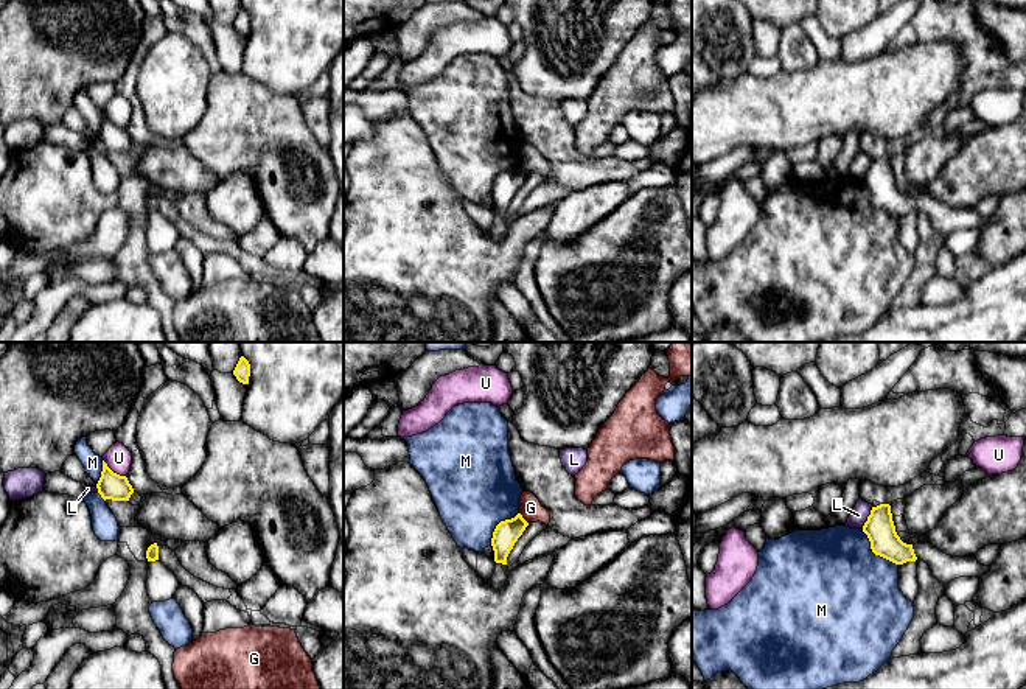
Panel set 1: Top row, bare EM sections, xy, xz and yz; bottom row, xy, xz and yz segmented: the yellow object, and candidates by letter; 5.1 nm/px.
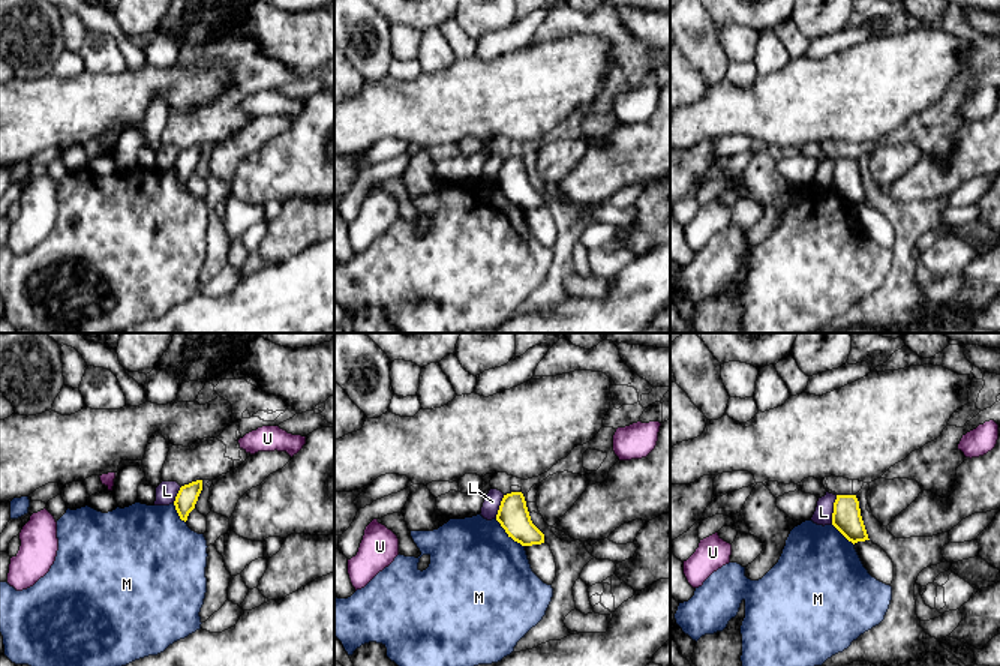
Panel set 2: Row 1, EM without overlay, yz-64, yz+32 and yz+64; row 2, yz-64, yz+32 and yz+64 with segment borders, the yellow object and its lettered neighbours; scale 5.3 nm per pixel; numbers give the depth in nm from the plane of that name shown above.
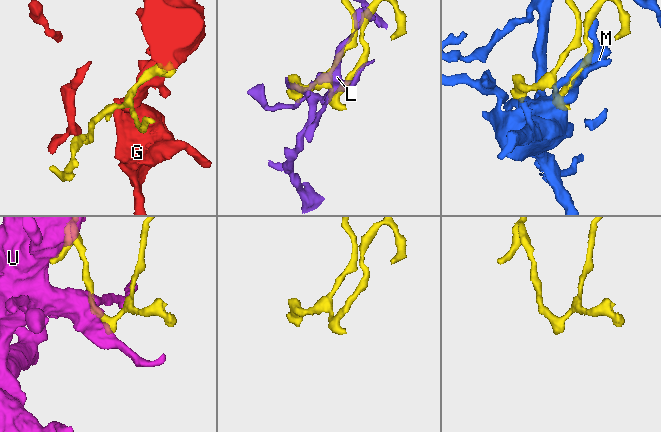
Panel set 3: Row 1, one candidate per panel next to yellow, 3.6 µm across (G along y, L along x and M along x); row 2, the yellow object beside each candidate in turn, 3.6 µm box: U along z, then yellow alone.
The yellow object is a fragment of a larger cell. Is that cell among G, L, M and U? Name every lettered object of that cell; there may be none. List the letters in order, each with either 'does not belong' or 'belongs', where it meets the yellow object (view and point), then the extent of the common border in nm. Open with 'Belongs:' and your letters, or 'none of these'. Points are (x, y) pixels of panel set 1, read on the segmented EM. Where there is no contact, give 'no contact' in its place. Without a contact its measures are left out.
Belongs: none of these
G: does not belong; contact xz (523, 518); length 80 nm
L: does not belong; contact yz (868, 517); length 130 nm
M: does not belong; contact yz (874, 552); length 260 nm
U: does not belong; contact xy (112, 472); length 150 nm

